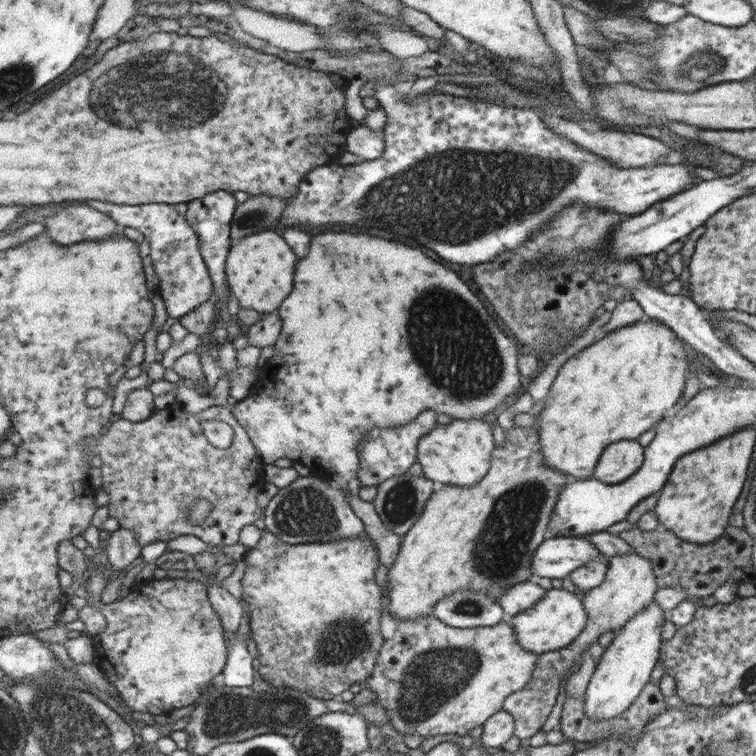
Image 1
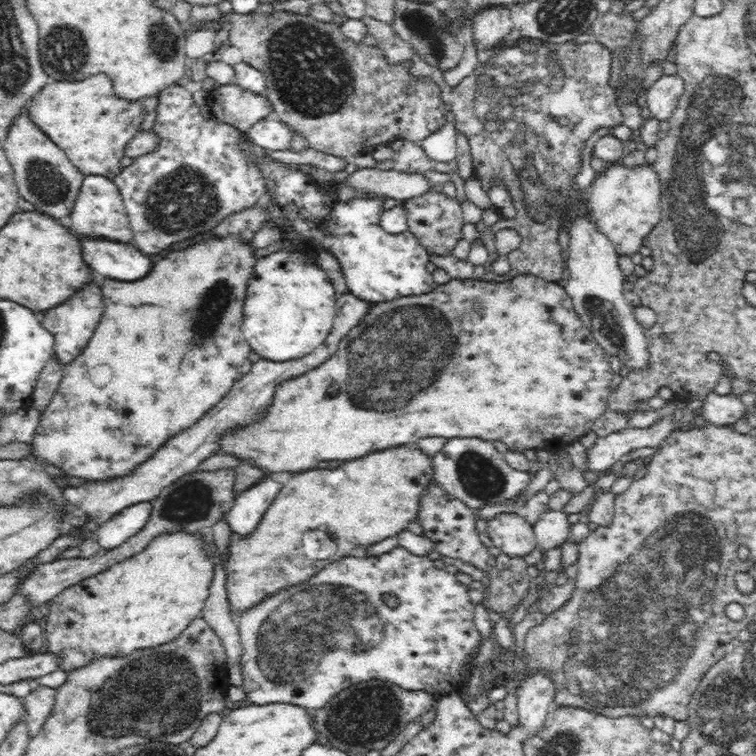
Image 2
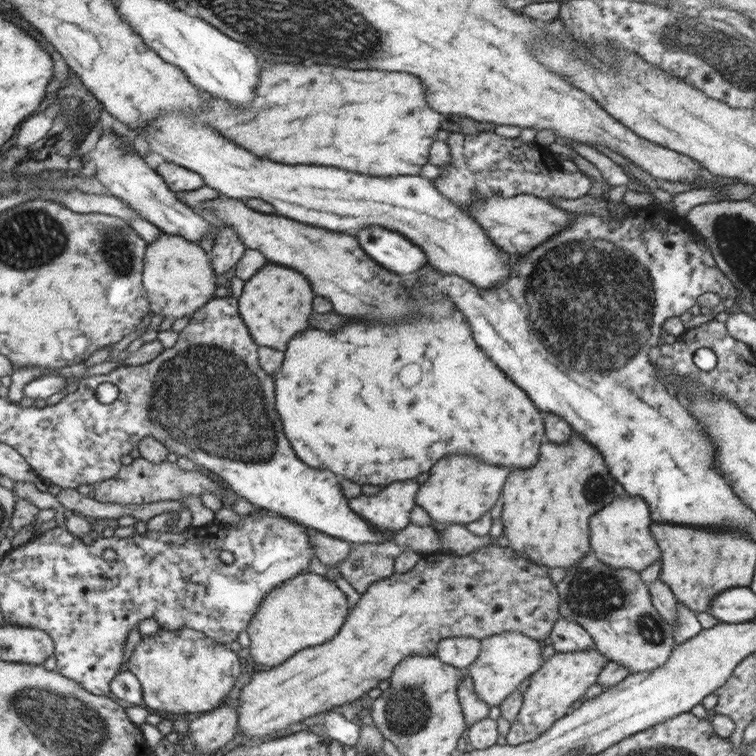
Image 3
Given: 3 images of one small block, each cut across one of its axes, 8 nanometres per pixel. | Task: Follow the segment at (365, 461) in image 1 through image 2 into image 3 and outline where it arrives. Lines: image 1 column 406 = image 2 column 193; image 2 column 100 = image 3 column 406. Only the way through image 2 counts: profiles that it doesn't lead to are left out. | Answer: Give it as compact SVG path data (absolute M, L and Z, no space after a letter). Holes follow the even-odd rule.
M415 478L395 482L377 494L350 498L350 507L387 537L406 527L420 488Z

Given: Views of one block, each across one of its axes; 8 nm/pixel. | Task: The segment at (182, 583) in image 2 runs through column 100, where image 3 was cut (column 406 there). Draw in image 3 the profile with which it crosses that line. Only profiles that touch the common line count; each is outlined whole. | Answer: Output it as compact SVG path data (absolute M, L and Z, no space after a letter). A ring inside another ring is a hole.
M486 545L460 557L449 552L422 555L409 572L395 573L372 584L352 608L350 618L335 639L296 652L295 656L272 667L272 670L256 670L238 696L237 733L250 738L268 736L302 722L304 718L332 711L334 706L354 702L362 694L376 688L380 680L390 680L396 666L404 659L435 655L440 642L450 637L468 636L480 641L502 632L520 632L532 639L544 640L552 634L552 627L560 620L560 600L562 598L558 598L554 581L548 576L548 567L515 553L508 546Z

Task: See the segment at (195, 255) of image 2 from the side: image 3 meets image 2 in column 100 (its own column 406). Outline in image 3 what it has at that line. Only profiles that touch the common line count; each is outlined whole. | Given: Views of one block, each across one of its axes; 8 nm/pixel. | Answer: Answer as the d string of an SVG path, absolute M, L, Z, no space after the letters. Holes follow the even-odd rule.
M416 281L410 286L412 298L416 302L416 318L384 324L384 322L360 322L346 318L346 322L337 331L327 330L325 327L308 328L299 333L296 340L292 339L287 344L288 350L284 351L286 358L276 373L276 408L280 408L280 416L284 416L284 428L288 428L288 440L296 444L297 456L300 460L315 469L326 469L335 472L339 478L346 478L356 484L373 484L386 487L395 482L414 479L422 472L429 472L432 467L443 458L444 454L463 454L480 457L488 464L507 466L512 469L525 469L534 467L539 462L540 444L544 440L544 425L542 412L536 408L535 401L527 395L527 391L520 388L507 374L479 347L463 313L450 299L430 302L422 289L416 286ZM336 362L354 364L352 368L334 368Z

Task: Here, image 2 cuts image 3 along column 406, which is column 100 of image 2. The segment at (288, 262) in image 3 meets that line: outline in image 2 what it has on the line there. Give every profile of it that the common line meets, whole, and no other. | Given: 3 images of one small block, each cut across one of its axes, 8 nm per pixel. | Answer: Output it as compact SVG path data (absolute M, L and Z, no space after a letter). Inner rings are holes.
M91 278L86 286L82 285L68 300L54 305L41 314L44 327L48 328L54 336L54 357L64 366L70 364L76 356L80 356L80 352L86 348L88 340L92 338L94 328L98 326L98 322L102 318L102 310L104 310L102 292L96 284L96 281Z

